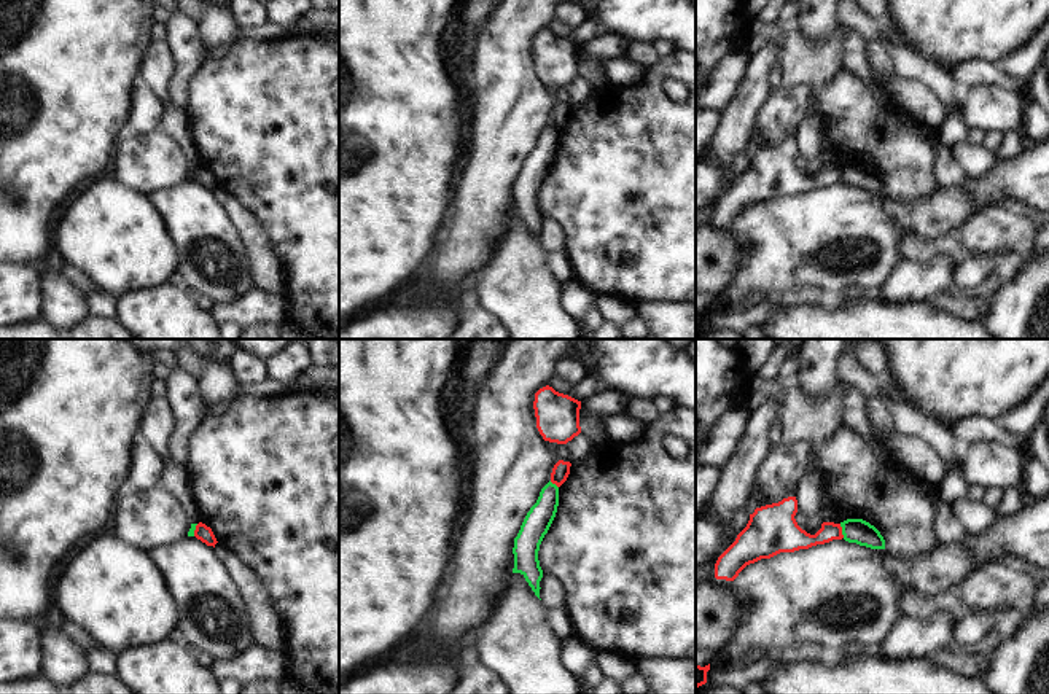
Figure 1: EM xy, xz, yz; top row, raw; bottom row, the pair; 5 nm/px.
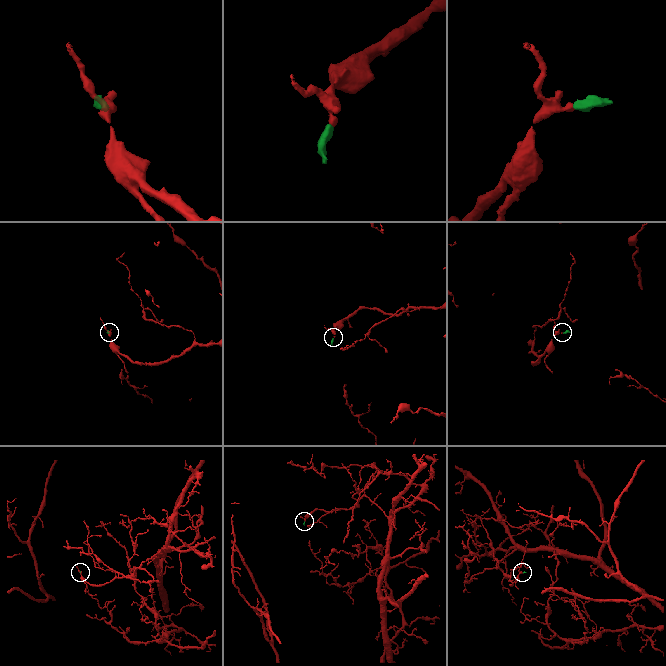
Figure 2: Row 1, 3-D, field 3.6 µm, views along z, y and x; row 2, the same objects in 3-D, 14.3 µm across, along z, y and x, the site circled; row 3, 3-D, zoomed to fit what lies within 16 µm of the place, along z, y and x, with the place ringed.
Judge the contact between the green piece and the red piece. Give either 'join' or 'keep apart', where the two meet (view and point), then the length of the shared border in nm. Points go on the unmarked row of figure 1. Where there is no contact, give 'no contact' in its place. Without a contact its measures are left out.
keep apart | yz (842, 174) | 80 nm

